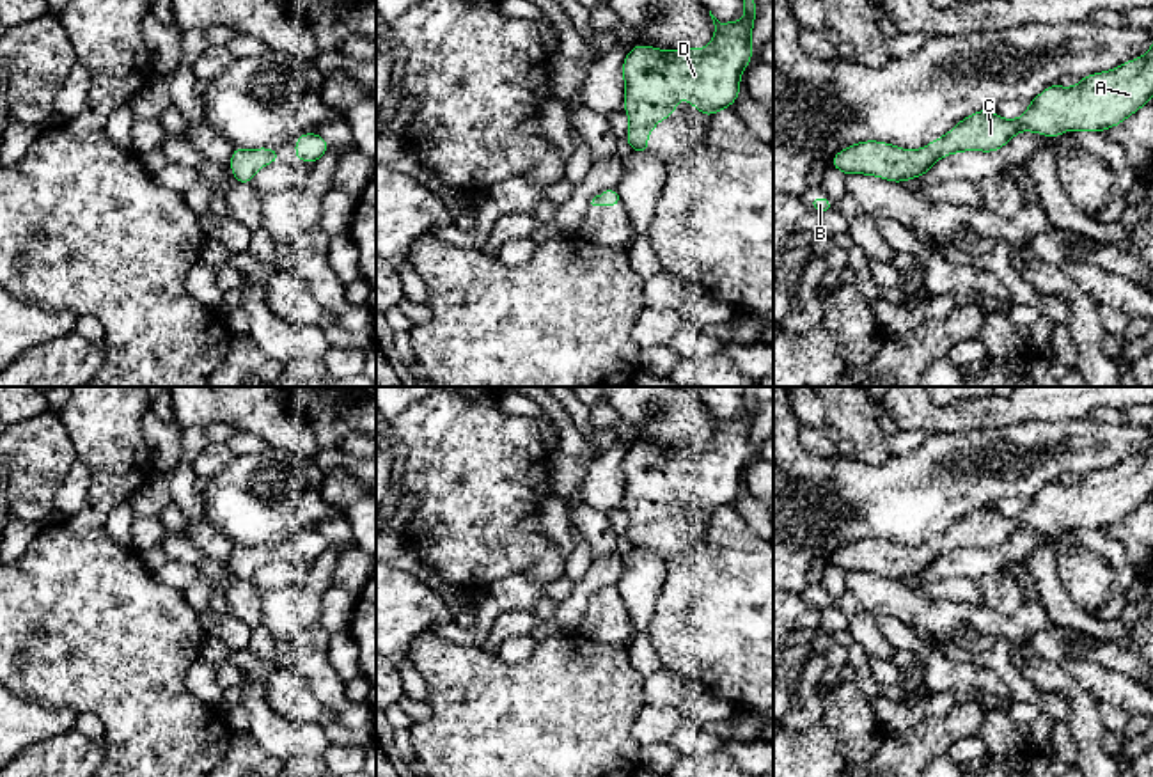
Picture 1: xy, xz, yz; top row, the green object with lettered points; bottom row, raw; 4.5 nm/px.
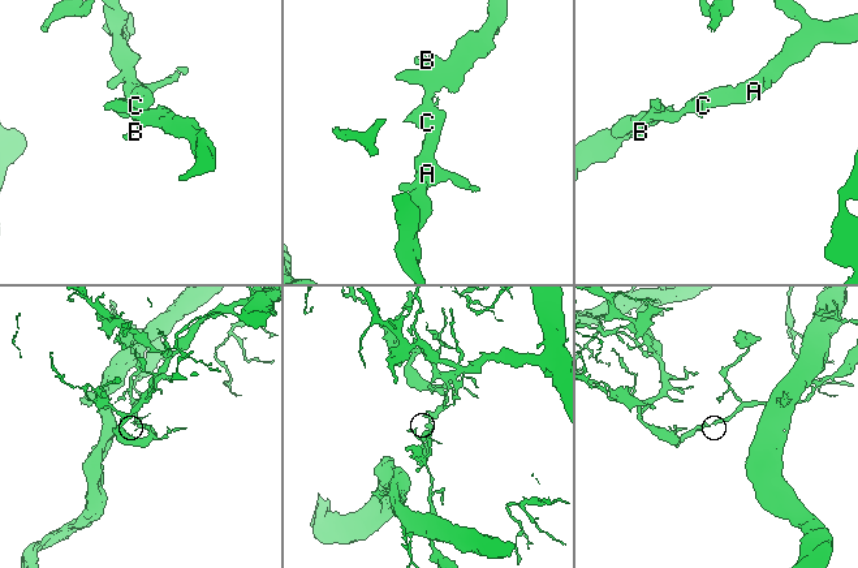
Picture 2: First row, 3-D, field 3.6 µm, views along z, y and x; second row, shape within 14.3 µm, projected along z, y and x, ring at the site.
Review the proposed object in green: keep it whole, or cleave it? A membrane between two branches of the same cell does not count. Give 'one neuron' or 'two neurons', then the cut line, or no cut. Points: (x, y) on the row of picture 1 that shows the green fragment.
one neuron; no cut

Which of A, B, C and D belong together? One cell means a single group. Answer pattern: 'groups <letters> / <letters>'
groups A B C D

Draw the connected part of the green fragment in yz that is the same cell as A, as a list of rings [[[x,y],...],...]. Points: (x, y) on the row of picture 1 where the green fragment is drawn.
[[[1153,44],[1139,59],[1105,73],[1084,76],[1077,87],[1048,85],[1029,101],[1020,119],[1002,119],[984,108],[958,122],[947,135],[922,149],[908,151],[887,142],[857,142],[834,154],[830,163],[844,176],[880,176],[903,183],[924,176],[940,158],[961,151],[993,153],[1018,131],[1059,137],[1068,130],[1100,133],[1121,124],[1153,96]]]

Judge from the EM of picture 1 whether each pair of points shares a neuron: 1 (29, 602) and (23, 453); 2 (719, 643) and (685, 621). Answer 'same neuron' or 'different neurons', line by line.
1: different neurons
2: same neuron

